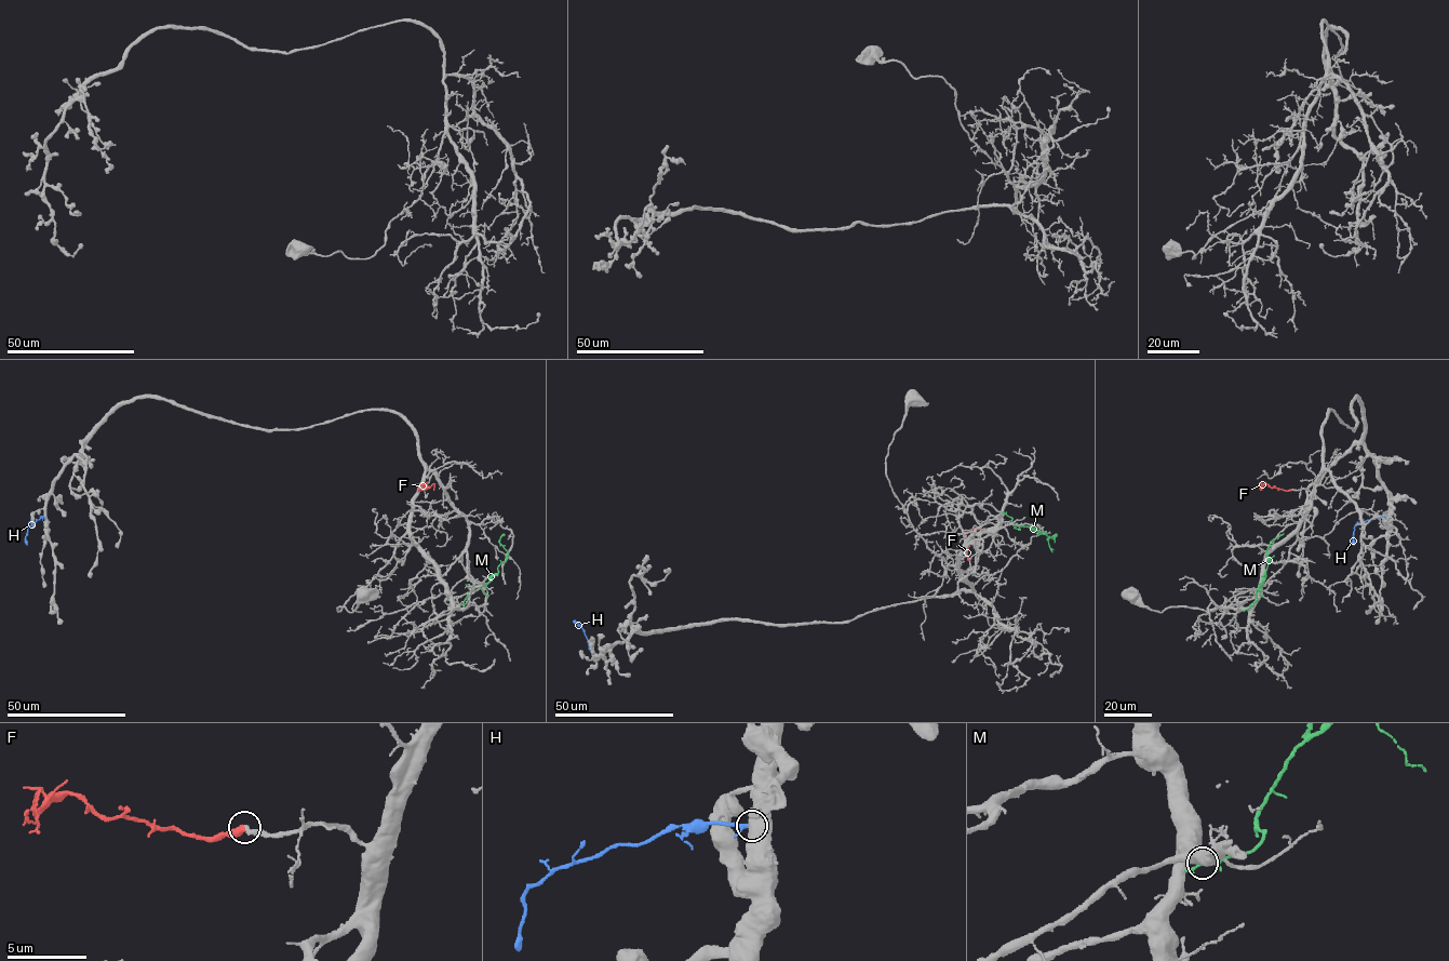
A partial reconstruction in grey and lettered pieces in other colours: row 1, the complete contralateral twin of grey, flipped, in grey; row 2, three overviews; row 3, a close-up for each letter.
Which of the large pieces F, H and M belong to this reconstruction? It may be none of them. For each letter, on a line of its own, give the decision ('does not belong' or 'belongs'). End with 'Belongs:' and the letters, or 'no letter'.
F: belongs
H: does not belong
M: does not belong
Belongs: F

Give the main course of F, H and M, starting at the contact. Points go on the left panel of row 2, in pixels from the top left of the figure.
F: (420, 489), (424, 484), (429, 486), (433, 484), (433, 490)
H: (44, 517), (27, 529), (27, 545)
M: (455, 610), (498, 572), (507, 557), (499, 542), (504, 533)

